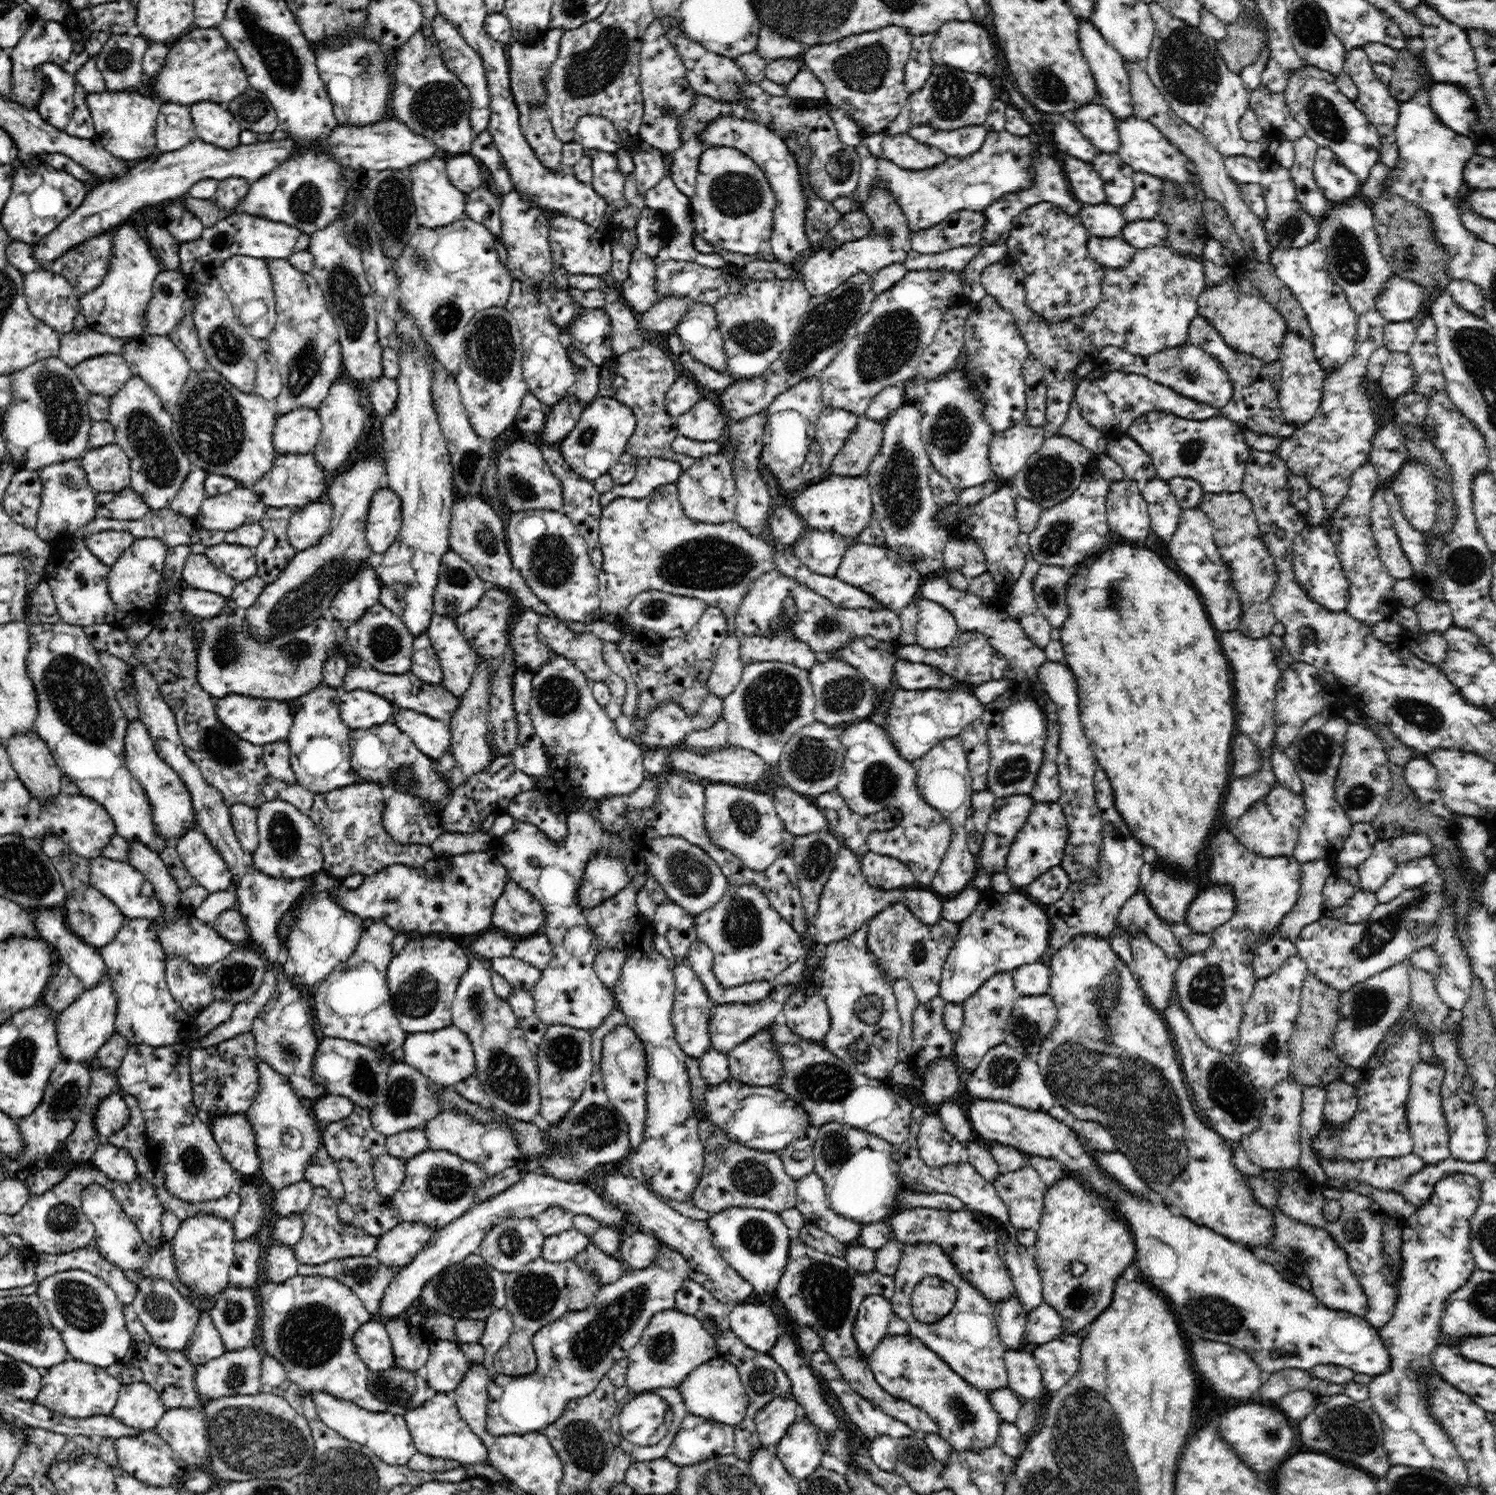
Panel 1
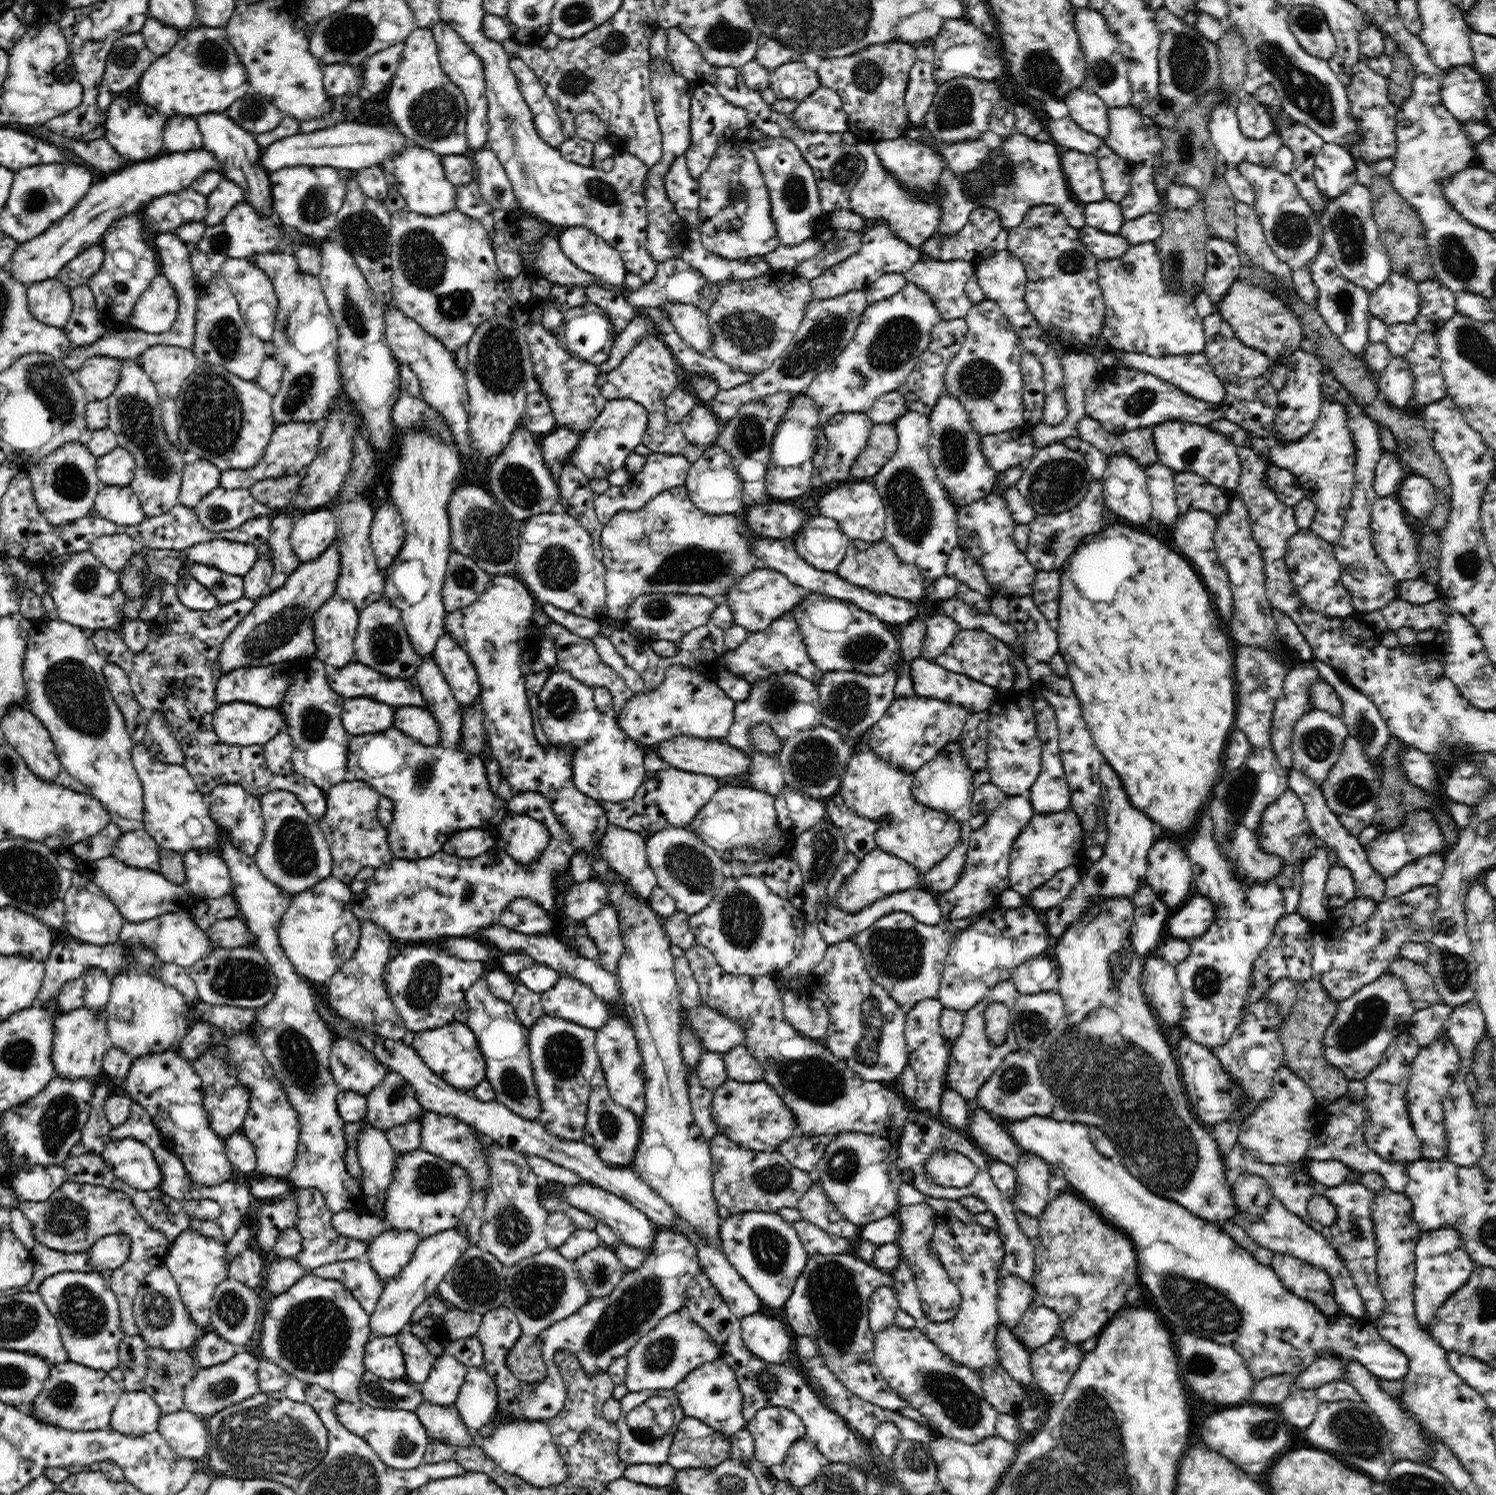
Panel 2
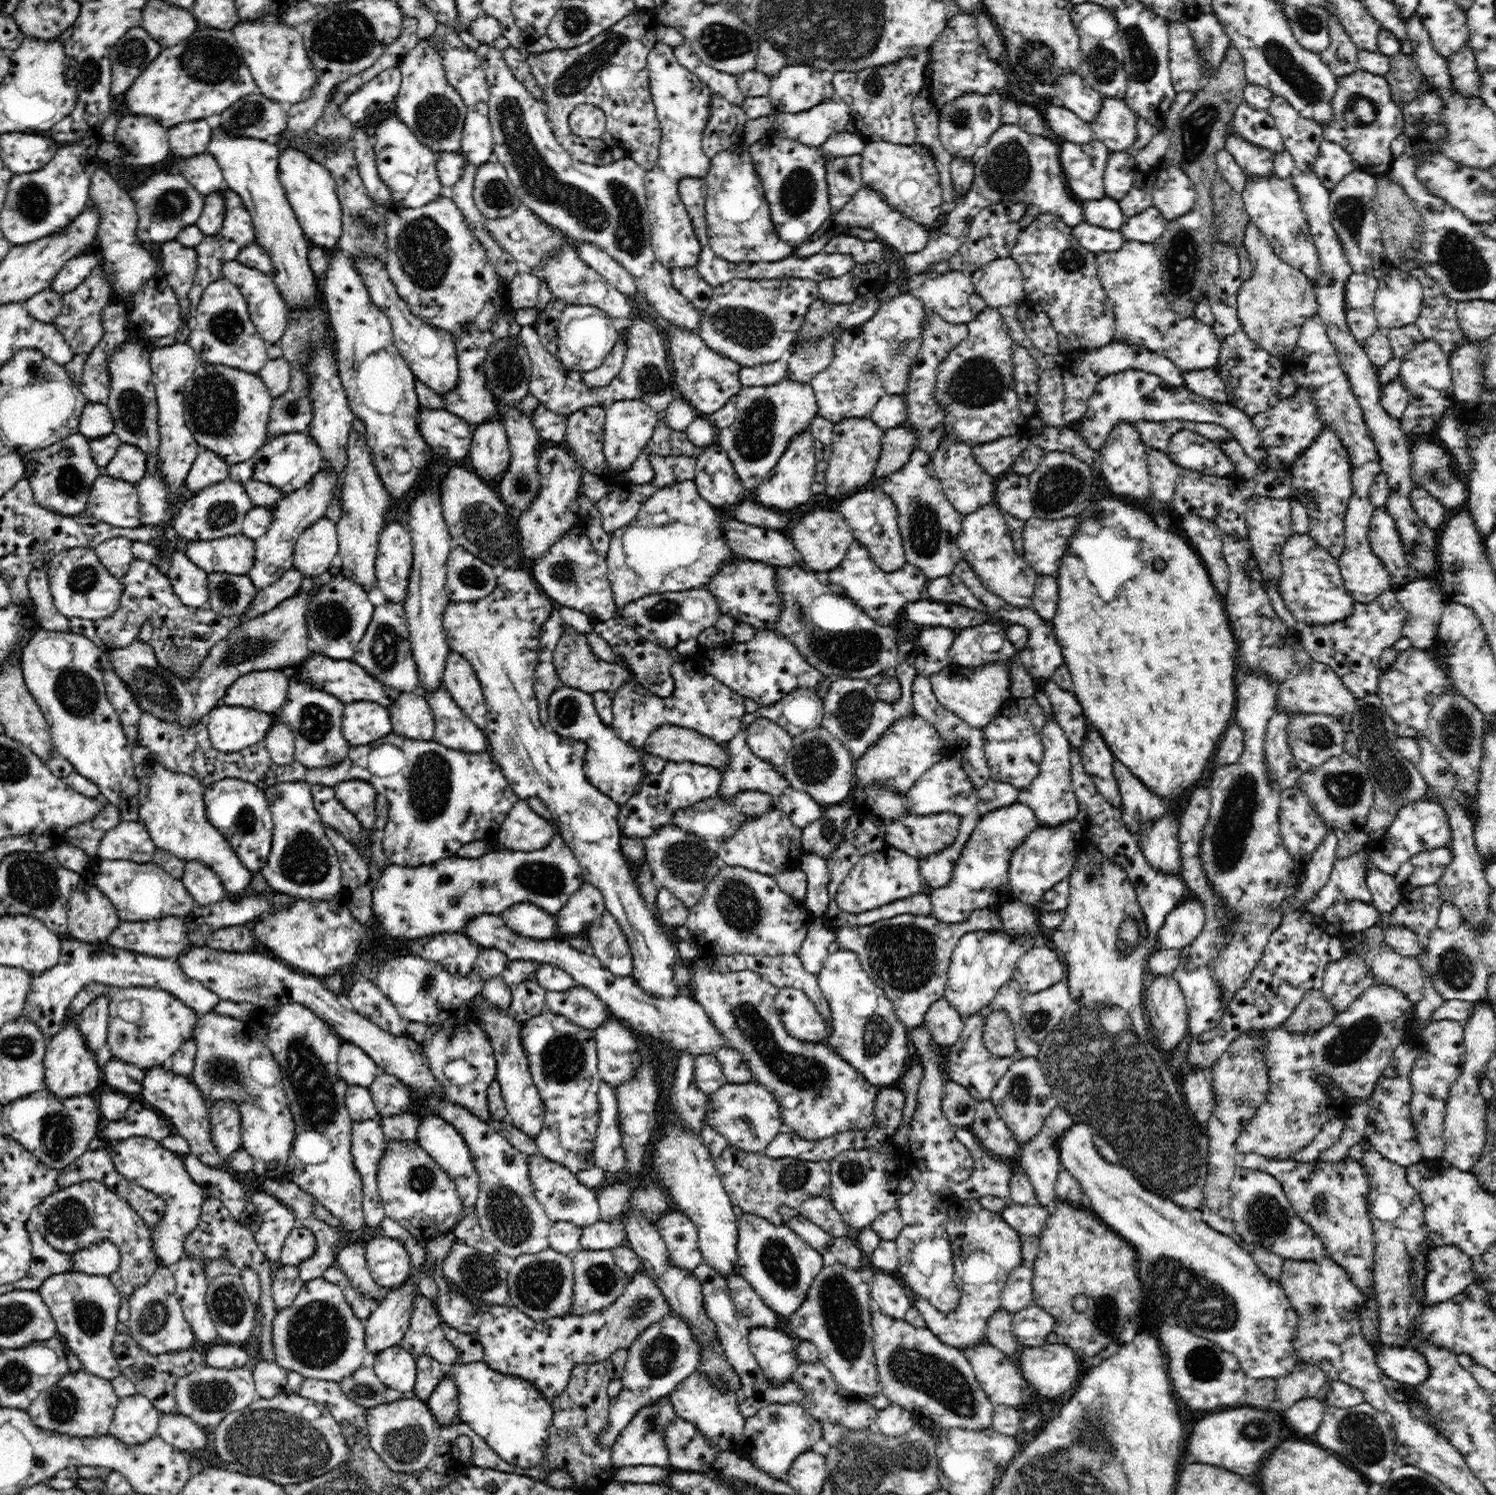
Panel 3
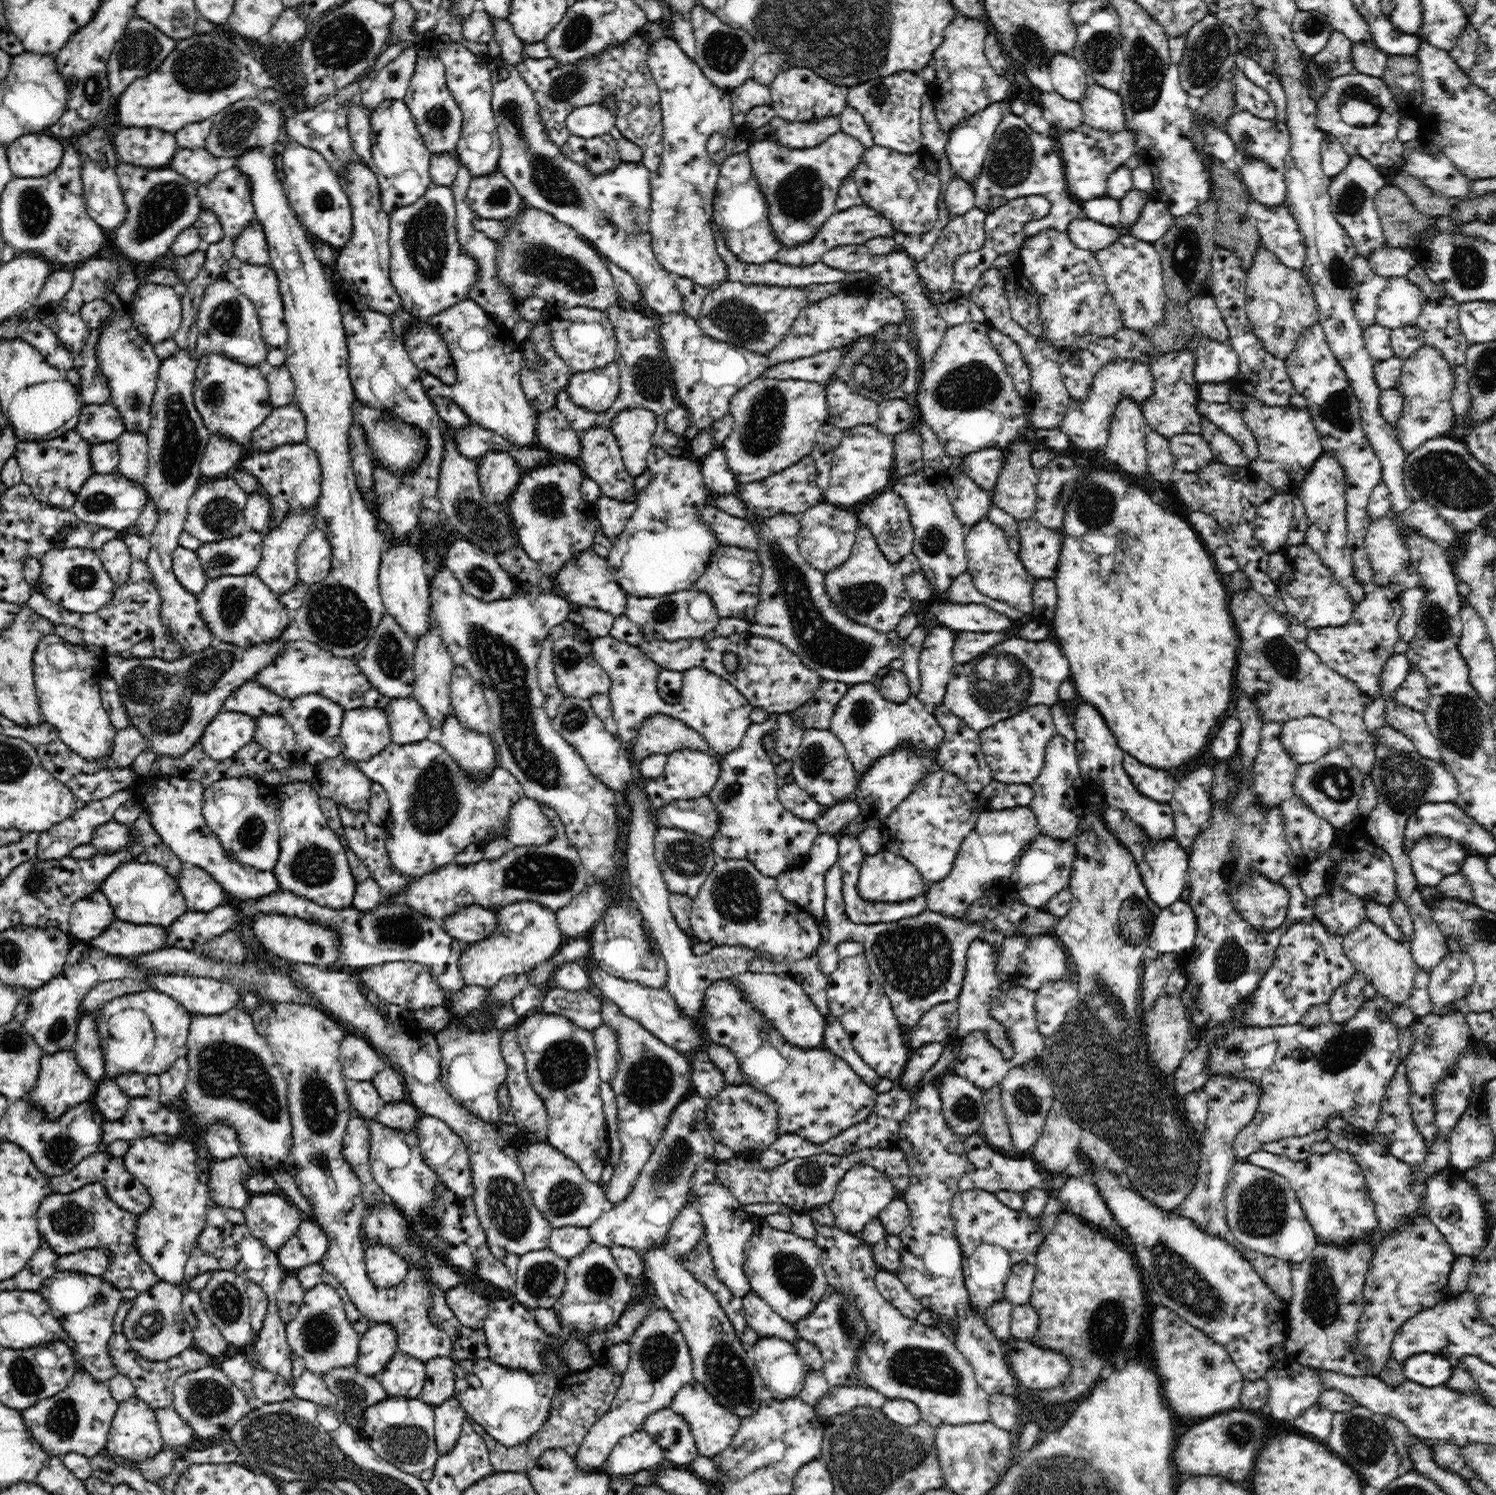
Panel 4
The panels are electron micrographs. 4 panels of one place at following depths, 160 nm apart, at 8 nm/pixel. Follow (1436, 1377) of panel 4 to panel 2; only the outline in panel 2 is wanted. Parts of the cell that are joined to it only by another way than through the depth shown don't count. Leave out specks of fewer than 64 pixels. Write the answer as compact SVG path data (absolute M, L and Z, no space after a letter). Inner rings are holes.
M1032 1115L1019 1121L1006 1121L1003 1122L1002 1118L996 1118L999 1123L1002 1123L1006 1132L1017 1142L1017 1144L1027 1152L1031 1152L1040 1158L1043 1158L1051 1166L1058 1168L1065 1174L1067 1181L1072 1186L1073 1190L1079 1194L1090 1206L1098 1211L1103 1219L1115 1229L1124 1232L1128 1235L1128 1238L1133 1242L1137 1253L1137 1264L1138 1264L1138 1276L1140 1280L1148 1286L1152 1298L1154 1298L1154 1304L1156 1308L1160 1310L1160 1314L1166 1316L1168 1320L1168 1328L1176 1334L1191 1334L1198 1338L1205 1338L1206 1340L1213 1340L1214 1342L1220 1343L1221 1345L1231 1346L1236 1349L1236 1352L1240 1353L1244 1360L1247 1361L1248 1370L1256 1381L1260 1379L1271 1377L1274 1375L1288 1373L1291 1375L1297 1375L1298 1373L1306 1370L1310 1364L1318 1359L1320 1352L1331 1352L1333 1356L1341 1358L1341 1360L1349 1360L1349 1362L1359 1362L1364 1368L1367 1368L1374 1376L1378 1376L1384 1380L1400 1380L1404 1378L1406 1372L1408 1372L1408 1357L1404 1353L1400 1352L1395 1346L1386 1342L1377 1332L1377 1329L1370 1322L1366 1322L1359 1317L1351 1317L1346 1315L1336 1318L1329 1318L1320 1311L1320 1309L1313 1305L1308 1299L1300 1298L1292 1292L1288 1291L1283 1286L1282 1281L1278 1278L1275 1270L1270 1265L1262 1265L1256 1261L1256 1258L1252 1256L1250 1252L1247 1252L1244 1247L1241 1247L1228 1233L1222 1231L1218 1225L1208 1223L1202 1218L1196 1217L1195 1214L1190 1213L1184 1207L1178 1205L1176 1202L1170 1201L1168 1197L1161 1196L1160 1194L1152 1193L1146 1188L1140 1181L1137 1174L1130 1174L1130 1171L1126 1171L1122 1165L1116 1165L1110 1161L1110 1159L1100 1151L1095 1149L1092 1144L1091 1138L1089 1137L1088 1125L1081 1122L1076 1122L1072 1119L1066 1121L1057 1121L1052 1116Z

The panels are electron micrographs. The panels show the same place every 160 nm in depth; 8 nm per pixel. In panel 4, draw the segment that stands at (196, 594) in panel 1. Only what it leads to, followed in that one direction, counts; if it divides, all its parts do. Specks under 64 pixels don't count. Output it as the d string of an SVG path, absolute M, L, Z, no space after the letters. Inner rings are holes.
M178 546L172 553L173 571L178 582L190 594L199 595L208 581L196 551Z

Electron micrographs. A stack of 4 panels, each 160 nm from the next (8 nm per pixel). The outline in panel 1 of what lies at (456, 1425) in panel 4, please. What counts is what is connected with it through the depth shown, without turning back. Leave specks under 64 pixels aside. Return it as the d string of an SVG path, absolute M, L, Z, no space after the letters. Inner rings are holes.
M436 1339L429 1345L429 1357L422 1374L436 1393L451 1393L471 1365L460 1343Z

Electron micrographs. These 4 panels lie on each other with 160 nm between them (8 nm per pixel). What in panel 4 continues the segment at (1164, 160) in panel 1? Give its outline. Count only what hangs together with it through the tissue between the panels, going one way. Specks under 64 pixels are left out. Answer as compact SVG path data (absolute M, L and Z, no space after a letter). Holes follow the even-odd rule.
M1091 81L1080 100L1083 122L1092 128L1126 130L1126 115L1120 94Z

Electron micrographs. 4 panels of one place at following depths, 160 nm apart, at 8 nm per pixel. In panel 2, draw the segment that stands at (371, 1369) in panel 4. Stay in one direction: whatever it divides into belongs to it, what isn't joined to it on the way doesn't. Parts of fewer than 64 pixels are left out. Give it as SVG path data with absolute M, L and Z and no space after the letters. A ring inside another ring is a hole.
M458 1228L446 1230L436 1236L421 1240L416 1247L414 1255L402 1271L386 1281L380 1290L379 1299L374 1312L370 1314L370 1327L372 1337L376 1336L398 1336L407 1325L414 1310L428 1298L437 1292L443 1276L448 1273L461 1258L461 1255L468 1250L472 1244L468 1241L464 1232Z

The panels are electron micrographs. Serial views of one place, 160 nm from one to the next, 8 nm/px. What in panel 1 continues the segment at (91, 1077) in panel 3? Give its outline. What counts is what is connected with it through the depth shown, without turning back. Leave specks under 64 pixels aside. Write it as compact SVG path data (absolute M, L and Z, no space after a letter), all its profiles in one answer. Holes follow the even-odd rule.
M106 970L94 988L86 989L66 1010L57 1014L55 1029L63 1060L86 1062L86 1065L94 1066L98 1050L115 1033L116 998L112 977Z

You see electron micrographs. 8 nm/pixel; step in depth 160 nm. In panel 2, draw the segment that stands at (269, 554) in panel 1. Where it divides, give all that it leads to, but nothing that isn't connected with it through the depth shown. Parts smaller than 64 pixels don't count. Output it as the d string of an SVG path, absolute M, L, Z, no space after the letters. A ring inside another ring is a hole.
M276 514L270 523L270 534L267 544L271 552L273 564L272 578L269 582L269 592L279 589L301 563L292 550L290 533L293 529L293 518L287 514Z

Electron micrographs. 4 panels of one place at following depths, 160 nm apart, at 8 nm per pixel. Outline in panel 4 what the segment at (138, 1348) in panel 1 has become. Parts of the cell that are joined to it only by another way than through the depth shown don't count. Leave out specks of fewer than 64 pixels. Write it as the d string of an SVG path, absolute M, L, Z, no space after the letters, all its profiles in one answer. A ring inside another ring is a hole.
M115 1333L109 1341L109 1353L112 1363L120 1375L127 1376L135 1386L135 1396L144 1400L153 1409L173 1406L173 1386L175 1380L183 1374L198 1370L202 1367L212 1366L212 1358L204 1351L194 1346L184 1349L178 1356L163 1361L145 1359L140 1353L134 1351L122 1333Z

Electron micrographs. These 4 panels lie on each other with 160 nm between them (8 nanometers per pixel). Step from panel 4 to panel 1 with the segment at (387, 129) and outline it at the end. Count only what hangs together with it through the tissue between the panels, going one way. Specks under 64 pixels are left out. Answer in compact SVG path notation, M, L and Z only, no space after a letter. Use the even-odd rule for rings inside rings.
M432 156L428 160L420 160L418 164L408 168L408 177L412 183L412 198L416 207L417 221L421 226L436 229L465 216L466 194L451 183L444 159Z

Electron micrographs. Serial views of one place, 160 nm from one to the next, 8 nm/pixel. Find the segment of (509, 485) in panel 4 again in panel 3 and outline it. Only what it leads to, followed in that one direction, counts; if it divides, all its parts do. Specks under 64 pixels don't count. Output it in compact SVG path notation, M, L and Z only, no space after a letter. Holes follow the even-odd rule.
M486 419L483 423L476 424L474 427L468 456L470 467L486 483L489 480L498 482L498 478L508 468L511 459L511 450L509 449L508 435L506 435L504 423L502 423L502 419Z

